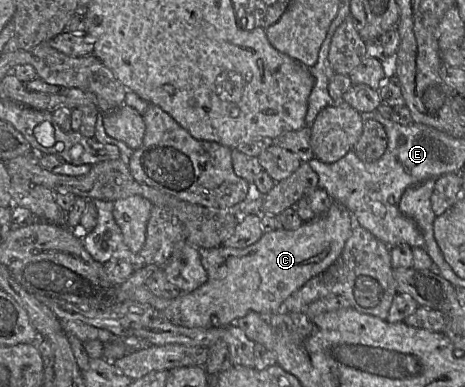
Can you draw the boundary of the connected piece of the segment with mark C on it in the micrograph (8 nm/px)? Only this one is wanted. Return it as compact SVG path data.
M333 202L325 215L304 222L295 230L275 229L264 233L256 243L244 249L219 246L200 250L201 263L208 275L206 283L192 292L181 292L163 311L163 317L174 325L202 329L230 326L249 312L270 318L282 310L283 303L289 296L326 271L339 258L354 226L349 210L342 204Z

